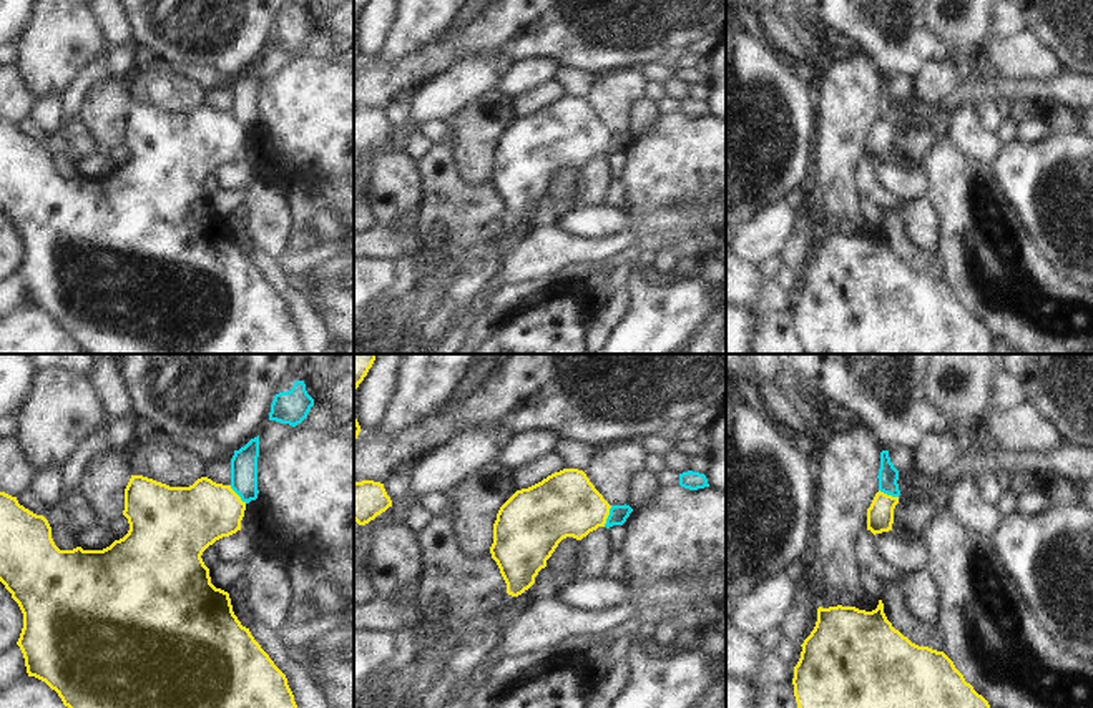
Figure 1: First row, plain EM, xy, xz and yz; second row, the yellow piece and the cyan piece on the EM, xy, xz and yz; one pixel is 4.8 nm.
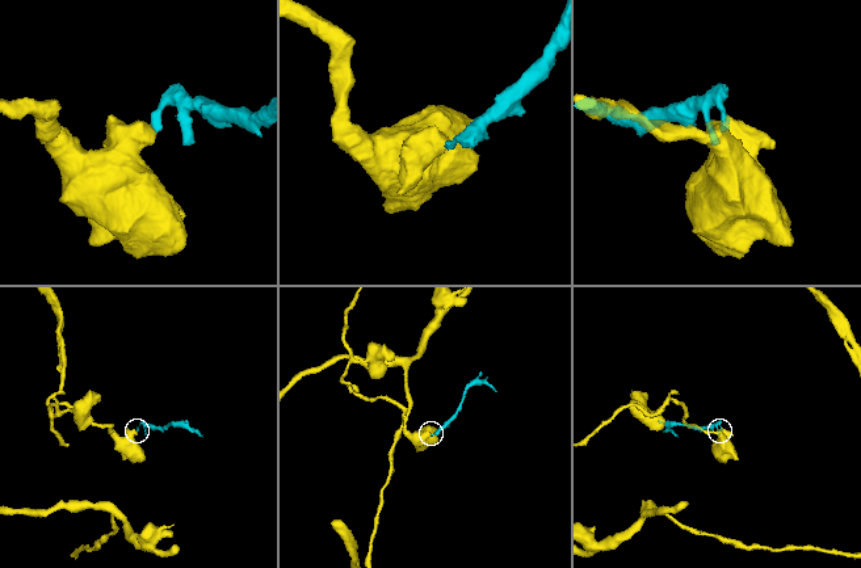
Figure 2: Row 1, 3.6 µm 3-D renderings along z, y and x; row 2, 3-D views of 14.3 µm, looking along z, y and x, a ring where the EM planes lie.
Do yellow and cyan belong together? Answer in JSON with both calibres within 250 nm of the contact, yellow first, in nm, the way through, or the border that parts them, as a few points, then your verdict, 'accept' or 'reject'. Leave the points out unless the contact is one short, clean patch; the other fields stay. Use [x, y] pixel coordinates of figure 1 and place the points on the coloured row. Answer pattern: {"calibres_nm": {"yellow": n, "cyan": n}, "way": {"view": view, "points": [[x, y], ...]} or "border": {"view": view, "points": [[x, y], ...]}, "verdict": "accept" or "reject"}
{"calibres_nm": {"yellow": 320, "cyan": 90}, "border": {"view": "xz", "points": [[612, 506], [603, 526]]}, "verdict": "reject"}

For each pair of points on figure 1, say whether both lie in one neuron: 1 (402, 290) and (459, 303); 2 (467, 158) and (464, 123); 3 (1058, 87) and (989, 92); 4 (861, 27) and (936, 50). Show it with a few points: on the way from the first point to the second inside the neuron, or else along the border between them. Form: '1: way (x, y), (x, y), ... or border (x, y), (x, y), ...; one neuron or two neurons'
1: border (414, 260), (419, 276); two neurons
2: way (467, 150), (467, 132); one neuron
3: way (1042, 88), (1005, 88); one neuron
4: way (879, 39), (886, 45), (917, 47); one neuron

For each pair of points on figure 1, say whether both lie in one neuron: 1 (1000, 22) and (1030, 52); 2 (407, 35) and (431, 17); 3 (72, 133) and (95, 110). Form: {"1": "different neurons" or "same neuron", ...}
{"1": "different neurons", "2": "same neuron", "3": "different neurons"}

